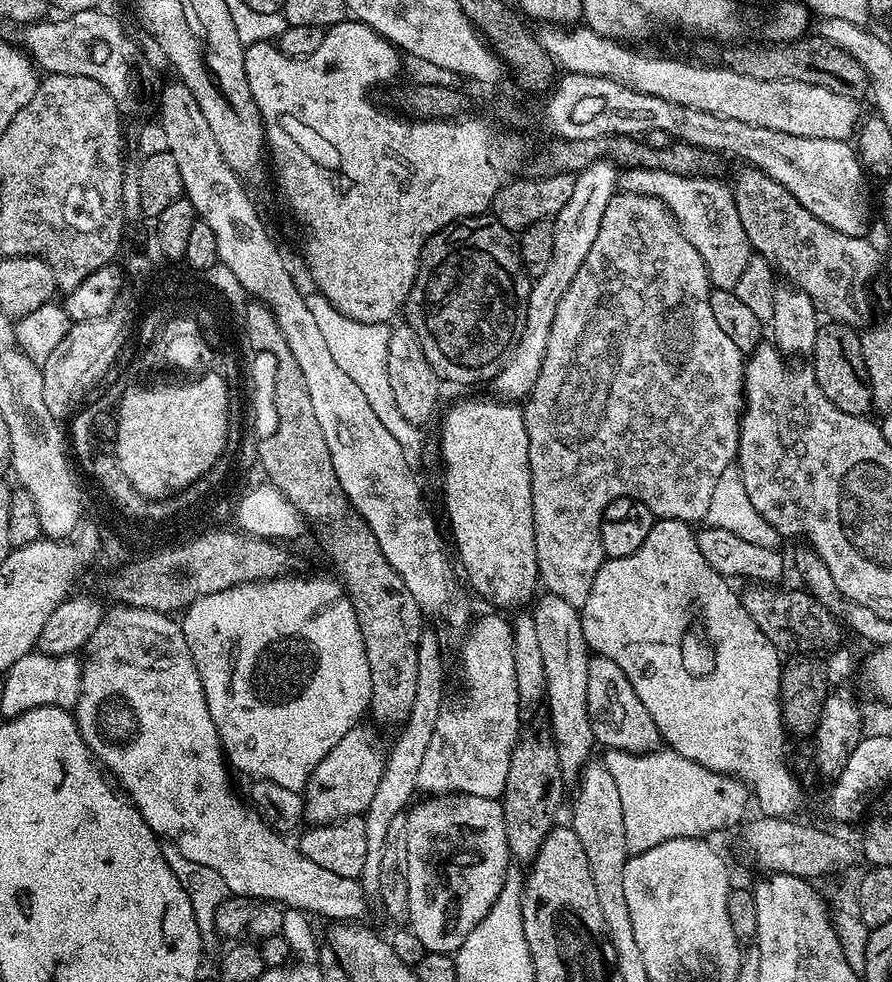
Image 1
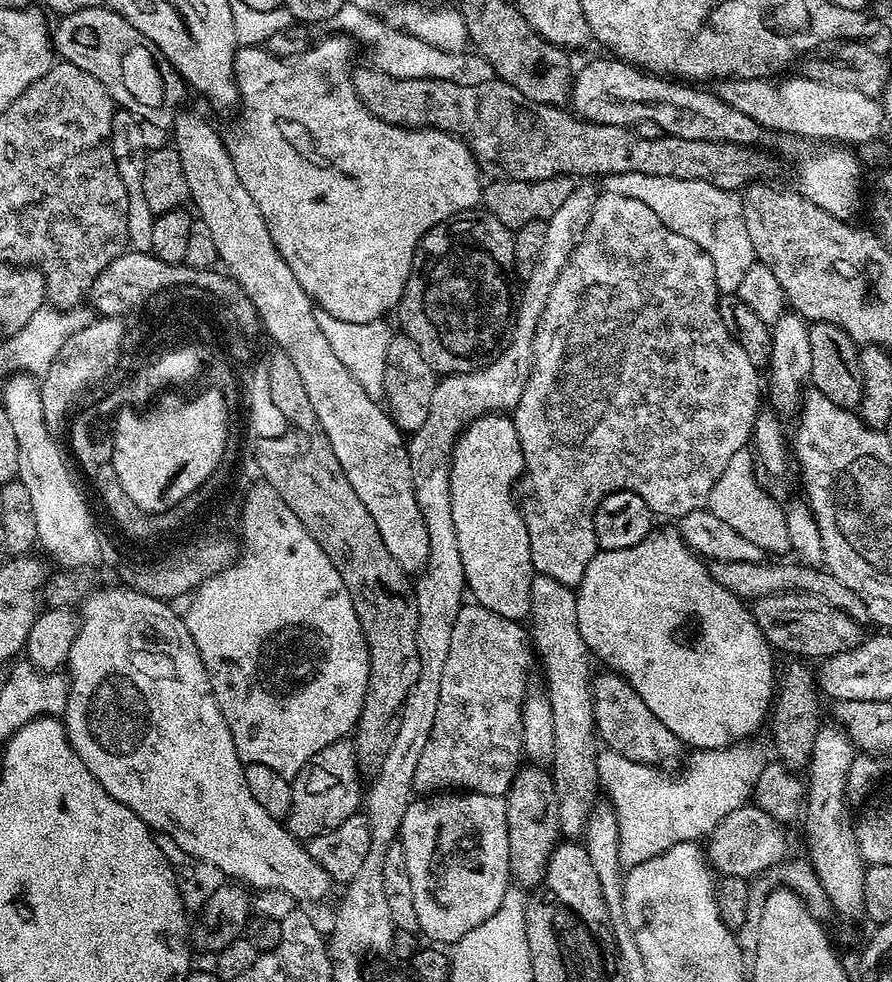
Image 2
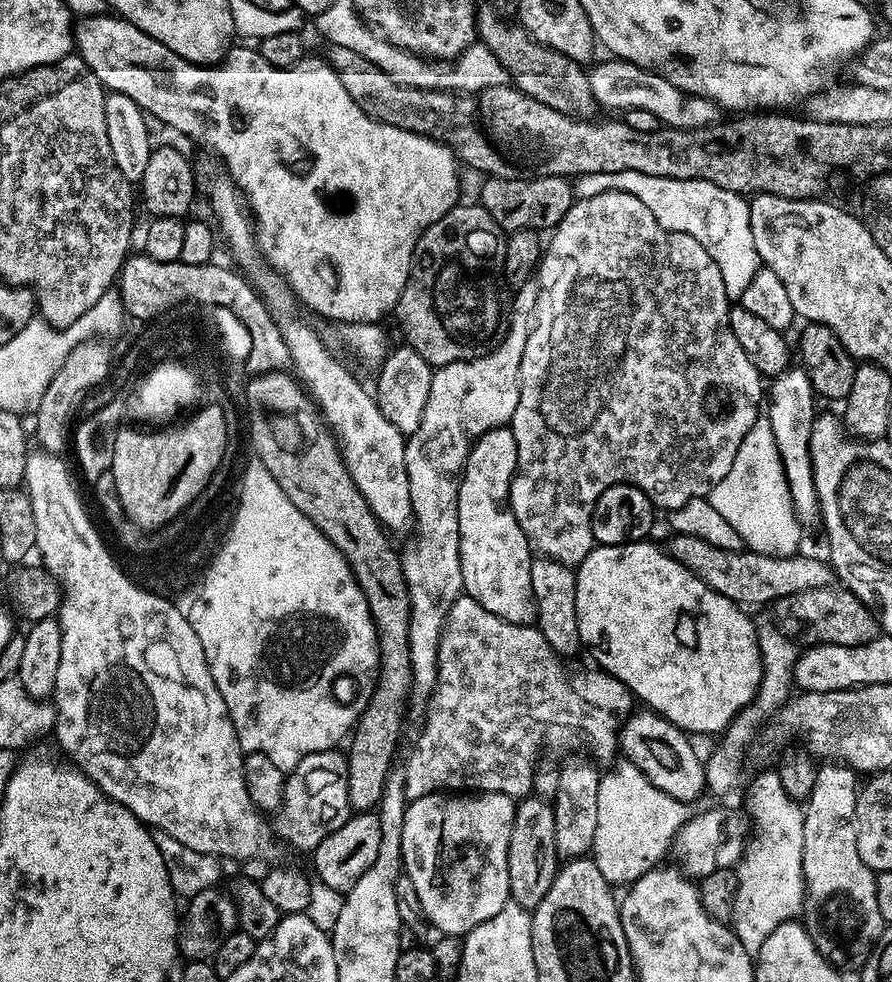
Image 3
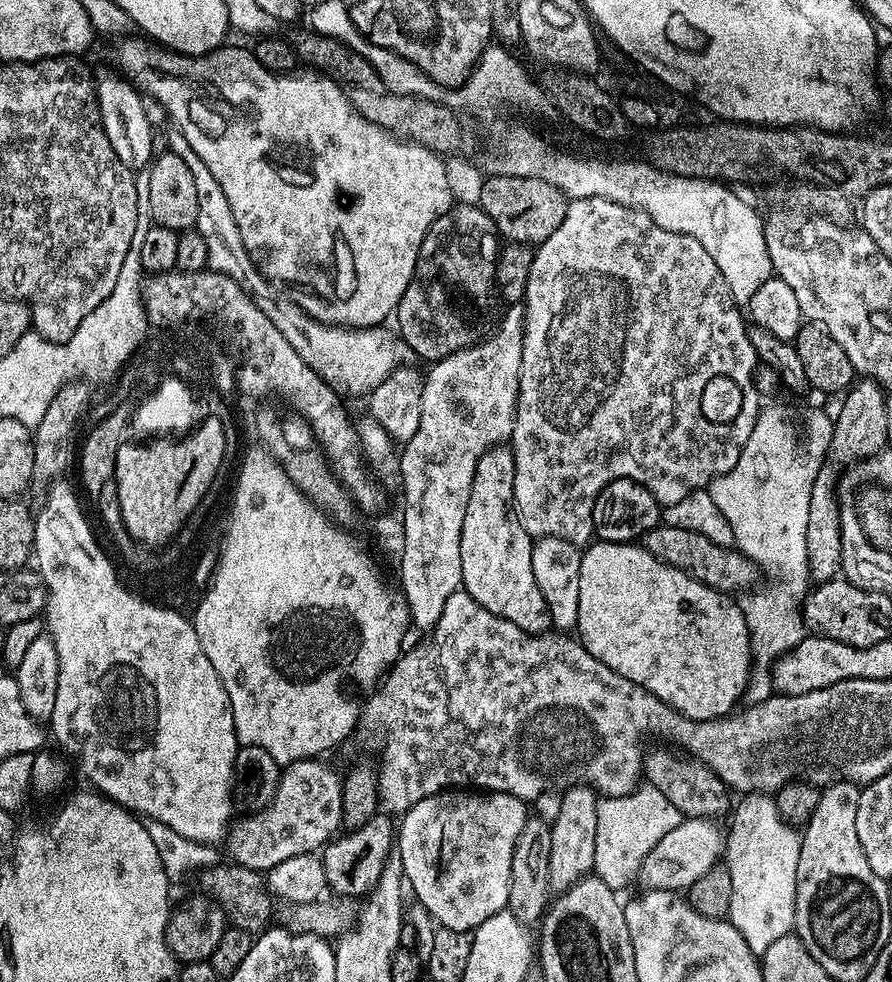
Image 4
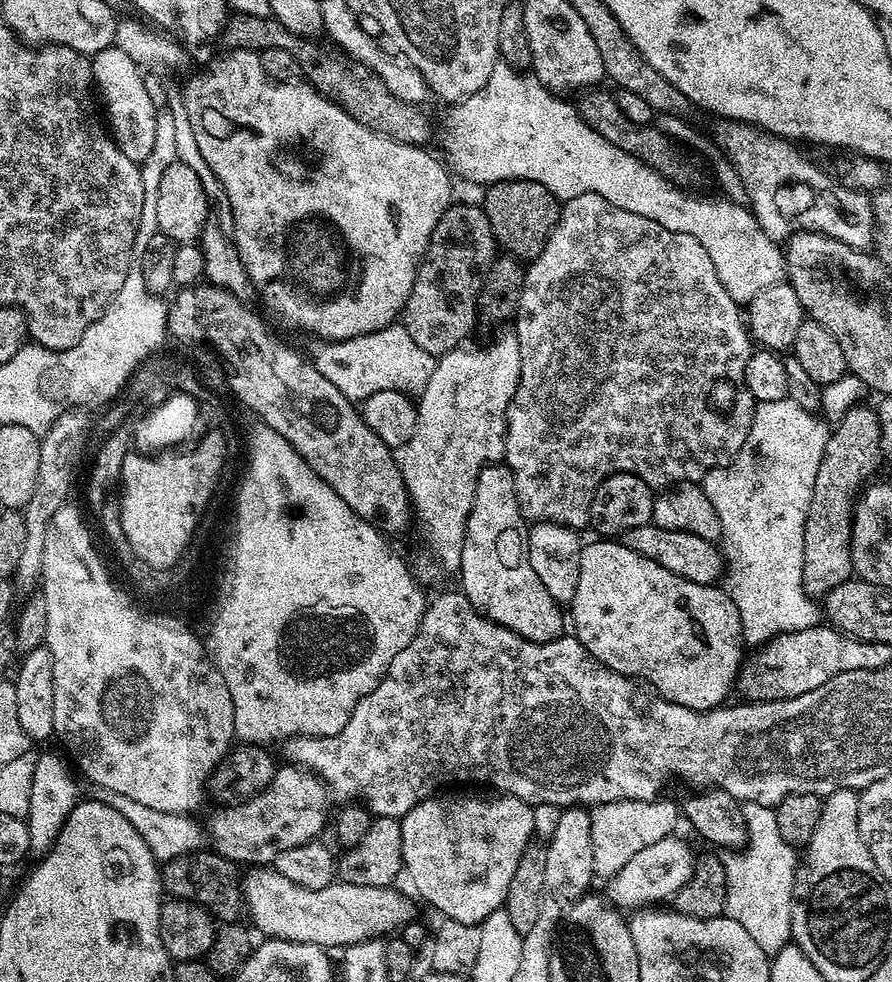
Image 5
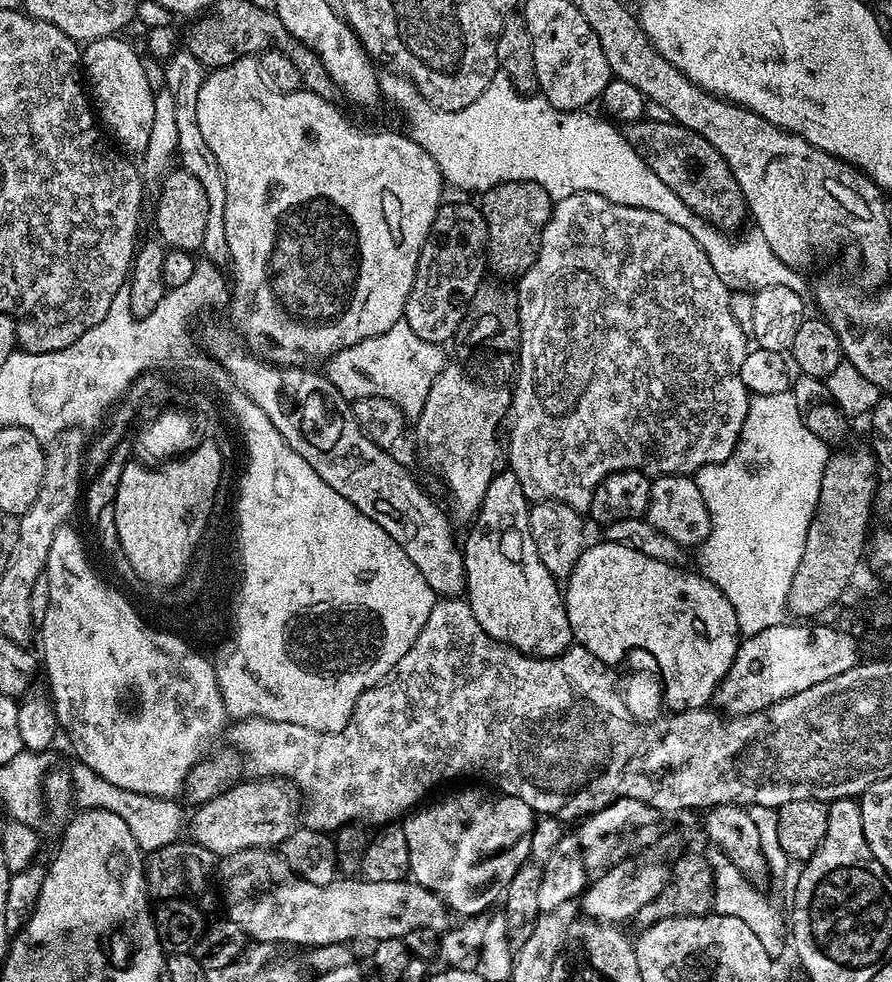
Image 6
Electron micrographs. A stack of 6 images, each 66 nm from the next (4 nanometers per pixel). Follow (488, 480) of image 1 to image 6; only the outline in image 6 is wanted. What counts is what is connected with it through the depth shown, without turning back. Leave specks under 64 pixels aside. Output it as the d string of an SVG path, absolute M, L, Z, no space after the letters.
M510 470L497 471L490 486L486 486L486 498L482 498L480 511L467 529L468 537L465 540L463 537L462 540L468 583L466 599L470 610L474 610L474 618L478 618L478 626L482 626L482 630L486 630L490 638L500 644L508 644L519 652L525 652L527 656L550 660L571 648L574 641L561 585L546 570L546 566L542 566L538 546L534 546L534 538L530 534L529 507L530 502L526 494L522 494L522 486L515 474Z

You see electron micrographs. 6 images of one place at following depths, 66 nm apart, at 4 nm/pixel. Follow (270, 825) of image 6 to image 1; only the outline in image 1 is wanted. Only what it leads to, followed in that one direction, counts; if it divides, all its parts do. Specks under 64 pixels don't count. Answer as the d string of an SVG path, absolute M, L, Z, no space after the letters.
M361 722L354 725L342 738L338 738L336 745L314 766L310 778L304 784L302 795L304 797L304 819L309 825L333 824L339 820L345 820L351 816L358 816L364 813L378 790L378 782L382 782L382 770L386 759L386 748L376 744L376 736L367 728L367 723Z

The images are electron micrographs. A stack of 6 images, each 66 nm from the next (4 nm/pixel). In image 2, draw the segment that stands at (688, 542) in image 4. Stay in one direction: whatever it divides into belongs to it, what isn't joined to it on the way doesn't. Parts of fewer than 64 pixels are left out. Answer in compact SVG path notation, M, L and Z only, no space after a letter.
M722 562L713 563L710 575L719 584L723 591L734 594L745 602L755 602L767 596L777 596L780 592L809 592L815 596L821 596L832 606L850 614L854 622L867 625L870 621L870 610L866 610L866 602L850 590L850 586L842 586L834 574L820 566L809 566L799 562L792 564L768 564L769 562Z

